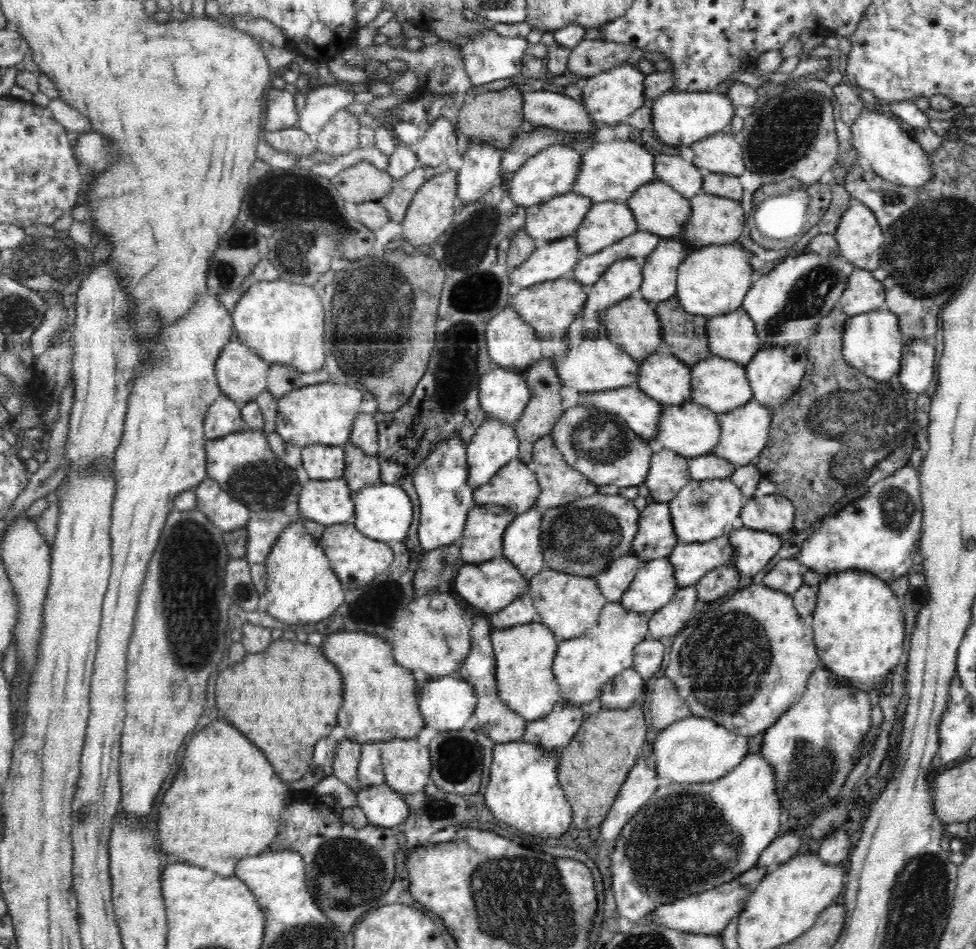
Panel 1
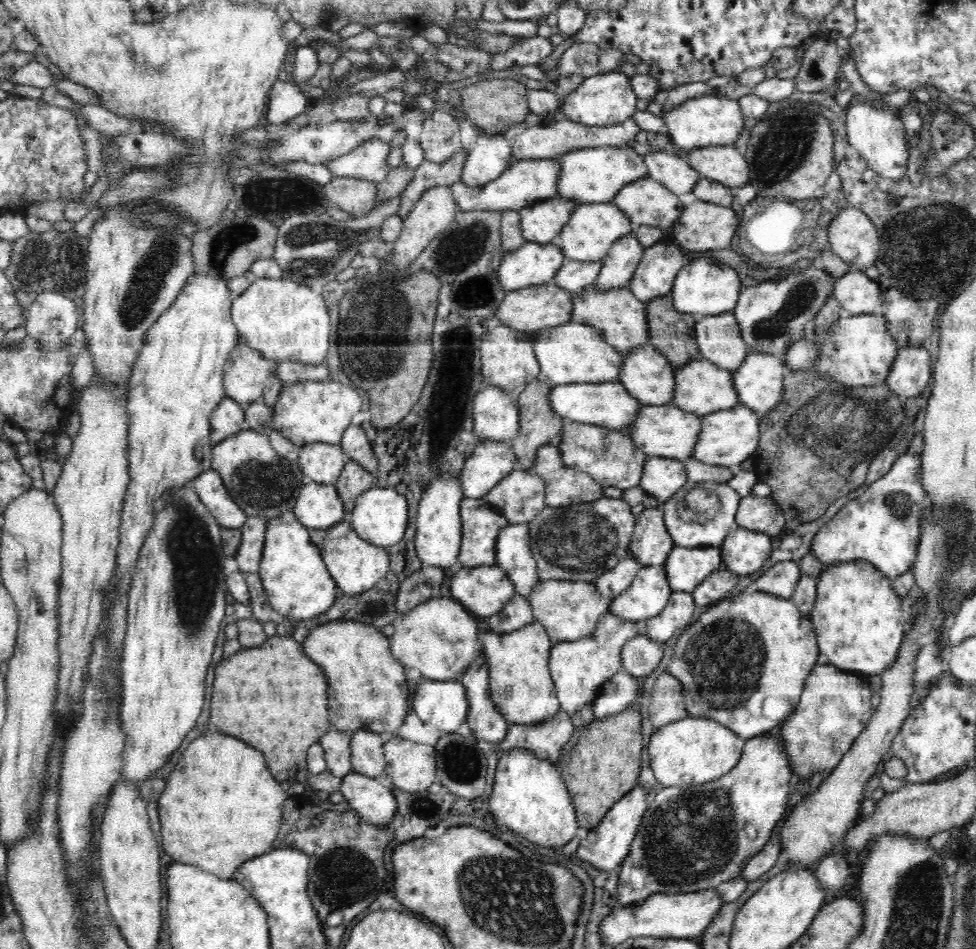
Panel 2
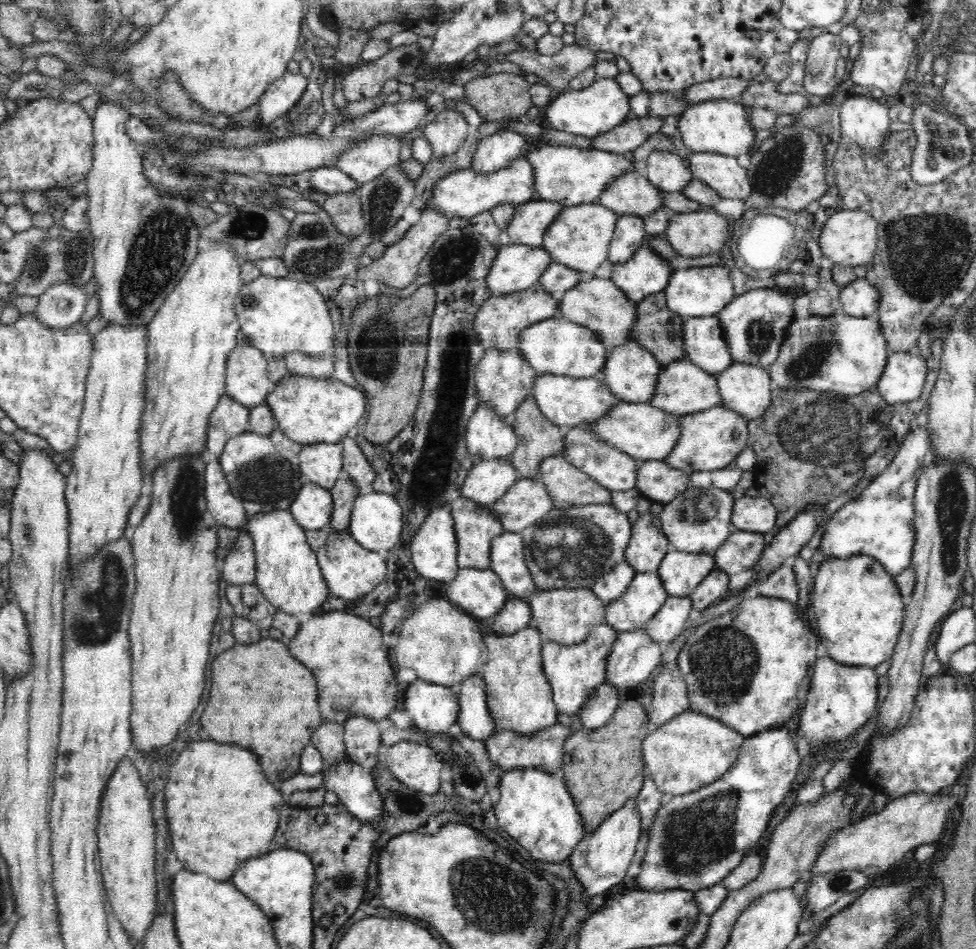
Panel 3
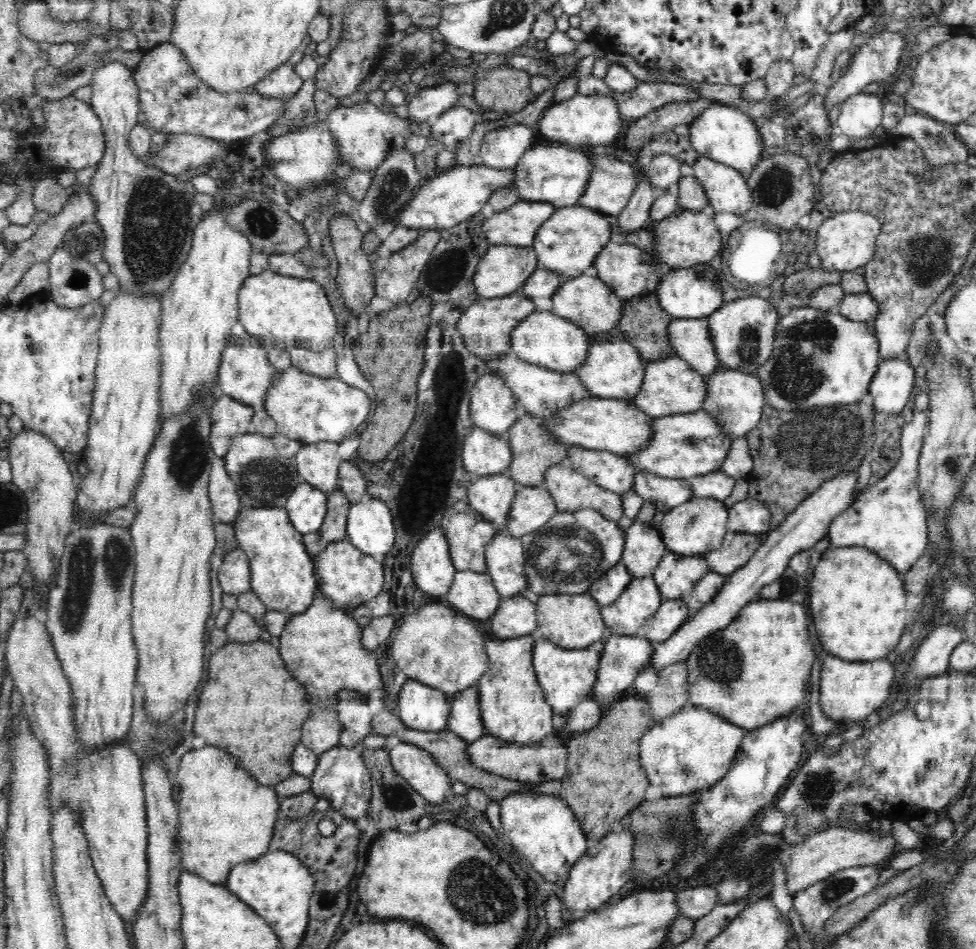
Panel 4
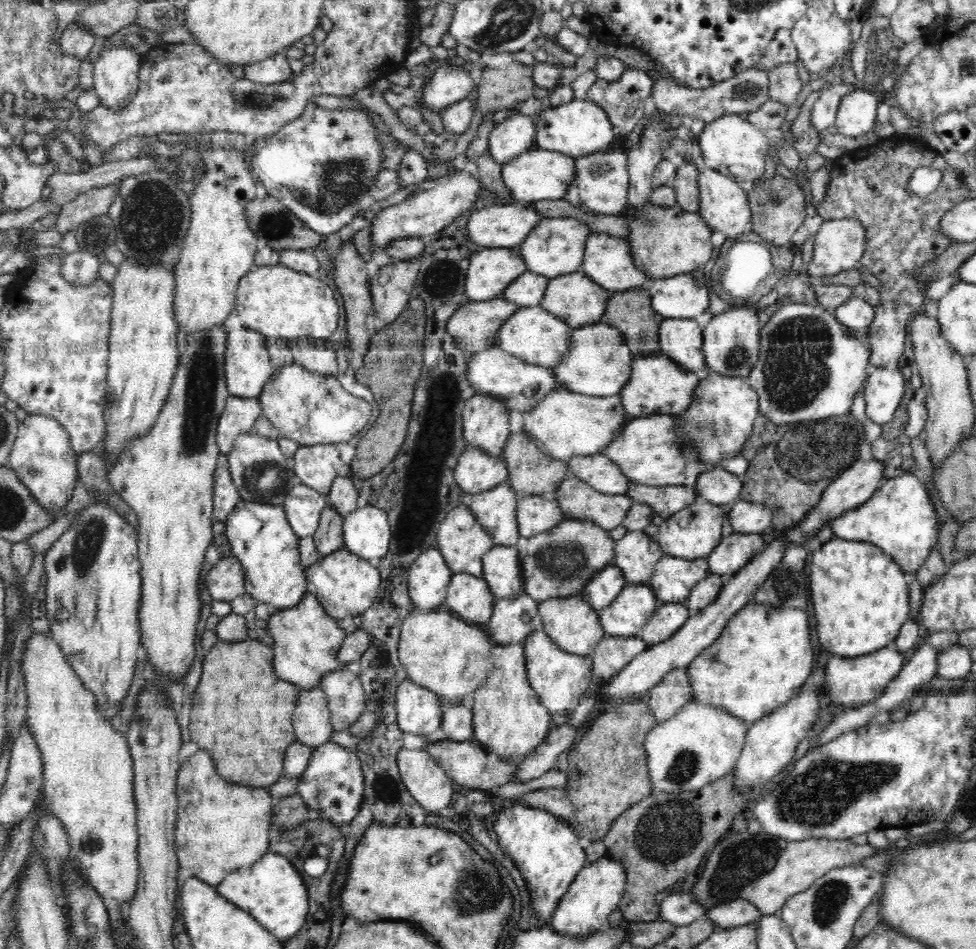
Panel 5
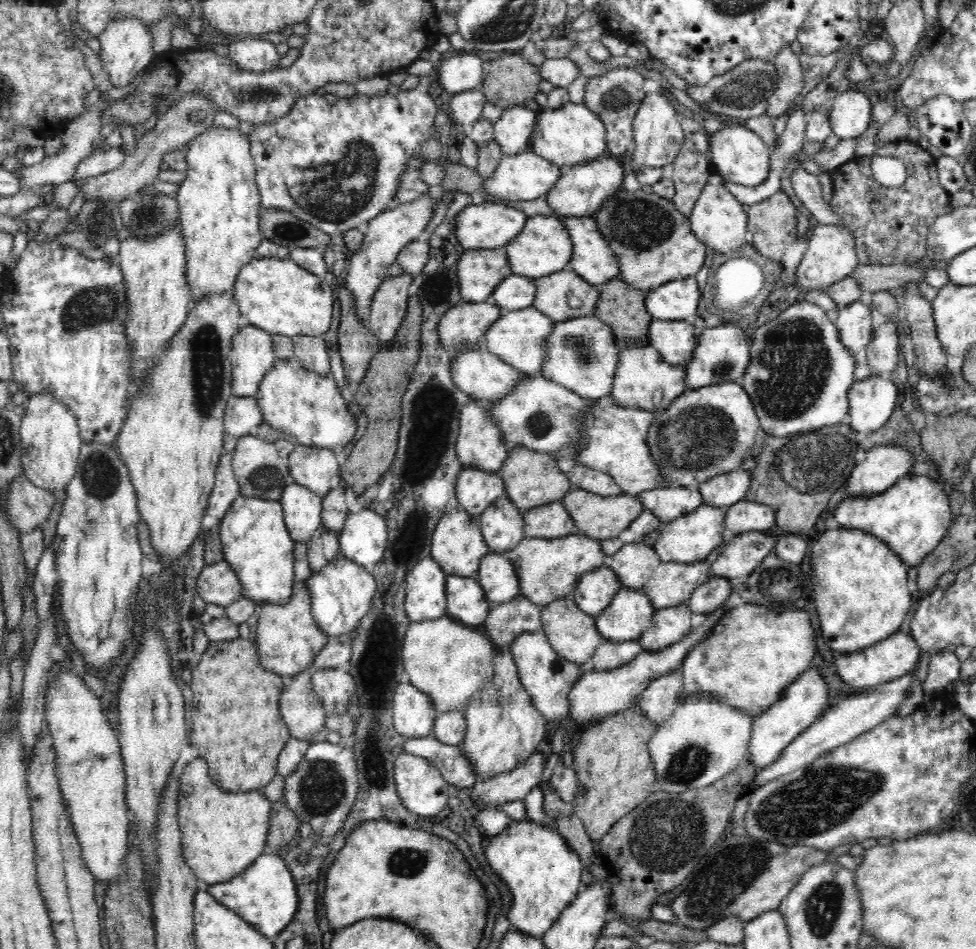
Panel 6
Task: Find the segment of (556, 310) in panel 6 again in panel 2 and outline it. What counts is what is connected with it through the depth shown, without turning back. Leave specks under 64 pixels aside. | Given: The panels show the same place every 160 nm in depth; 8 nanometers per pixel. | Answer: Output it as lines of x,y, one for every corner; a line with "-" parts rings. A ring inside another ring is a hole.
594,286
594,289
583,289
581,293
573,295
571,320
600,329
604,340
624,356
649,340
646,305
628,288
614,287
600,291

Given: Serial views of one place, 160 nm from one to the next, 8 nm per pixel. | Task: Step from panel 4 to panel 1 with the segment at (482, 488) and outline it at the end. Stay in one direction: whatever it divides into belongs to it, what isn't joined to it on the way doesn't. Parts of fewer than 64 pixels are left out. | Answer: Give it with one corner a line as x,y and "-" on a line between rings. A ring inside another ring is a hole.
486,417
467,446
469,475
466,488
472,491
484,486
512,458
519,458
519,439
514,425

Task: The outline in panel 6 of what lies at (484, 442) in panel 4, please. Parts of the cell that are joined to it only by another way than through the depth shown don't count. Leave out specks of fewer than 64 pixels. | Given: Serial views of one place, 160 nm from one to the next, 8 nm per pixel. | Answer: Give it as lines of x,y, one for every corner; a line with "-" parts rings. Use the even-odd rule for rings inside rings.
475,466
464,467
456,480
459,508
476,519
504,494
504,481
498,472
486,472

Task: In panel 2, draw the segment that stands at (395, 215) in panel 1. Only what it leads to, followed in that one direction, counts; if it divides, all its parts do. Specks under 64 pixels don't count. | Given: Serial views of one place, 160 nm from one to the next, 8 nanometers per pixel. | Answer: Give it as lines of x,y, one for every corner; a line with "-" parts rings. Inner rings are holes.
462,149
455,152
448,161
442,163
432,163
428,160
422,162
422,165
414,170
414,178
406,186
406,190
400,194
398,215
406,219
412,212
414,204
420,200
426,190
434,186
449,186
460,181
466,160
466,150

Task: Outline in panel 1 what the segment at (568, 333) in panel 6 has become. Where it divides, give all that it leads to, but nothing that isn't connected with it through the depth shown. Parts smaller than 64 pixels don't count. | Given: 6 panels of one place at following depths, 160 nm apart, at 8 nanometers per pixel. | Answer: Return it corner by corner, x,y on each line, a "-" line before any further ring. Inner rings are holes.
665,351
638,361
635,386
657,402
682,405
692,396
692,366

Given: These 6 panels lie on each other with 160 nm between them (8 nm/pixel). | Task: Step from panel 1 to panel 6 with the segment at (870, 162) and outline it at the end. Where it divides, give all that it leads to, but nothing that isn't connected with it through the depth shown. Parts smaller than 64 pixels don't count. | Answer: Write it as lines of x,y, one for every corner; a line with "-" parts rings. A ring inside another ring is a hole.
882,84
875,93
865,95
862,90
846,90
829,104
829,125
840,139
858,138
872,120
872,106
888,98

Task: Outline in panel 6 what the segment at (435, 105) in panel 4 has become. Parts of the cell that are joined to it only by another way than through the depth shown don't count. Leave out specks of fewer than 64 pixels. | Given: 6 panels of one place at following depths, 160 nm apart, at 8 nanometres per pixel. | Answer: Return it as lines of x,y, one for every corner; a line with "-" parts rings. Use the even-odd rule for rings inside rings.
465,53
438,61
434,73
435,79
449,94
479,88
484,80
484,61
479,53

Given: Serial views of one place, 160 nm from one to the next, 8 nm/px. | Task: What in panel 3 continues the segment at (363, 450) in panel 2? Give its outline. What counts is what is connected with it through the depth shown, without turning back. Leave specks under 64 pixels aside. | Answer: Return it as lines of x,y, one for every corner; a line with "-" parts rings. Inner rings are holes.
345,437
343,444
343,474
349,478
359,490
370,486
375,481
376,471
364,456
363,450
357,445
357,440

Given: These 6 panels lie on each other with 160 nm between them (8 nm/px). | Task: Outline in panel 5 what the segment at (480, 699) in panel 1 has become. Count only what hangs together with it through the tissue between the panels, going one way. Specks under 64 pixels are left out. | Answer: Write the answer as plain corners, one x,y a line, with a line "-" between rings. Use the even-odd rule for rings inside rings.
469,701
445,706
439,735
456,742
473,738
473,709

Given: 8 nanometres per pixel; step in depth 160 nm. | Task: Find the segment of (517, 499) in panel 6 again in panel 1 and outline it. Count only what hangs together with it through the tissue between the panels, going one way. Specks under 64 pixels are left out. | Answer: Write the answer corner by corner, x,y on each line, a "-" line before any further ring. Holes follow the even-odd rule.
548,354
546,358
542,358
538,363
525,372
528,389
532,392
530,401
524,409
522,416
514,424
516,438
519,439
519,460
523,463
530,462
533,454
534,444
544,436
551,435
556,422
559,422
560,416
564,413
562,407
562,398
560,390
562,384
556,367
554,367
554,358
552,354

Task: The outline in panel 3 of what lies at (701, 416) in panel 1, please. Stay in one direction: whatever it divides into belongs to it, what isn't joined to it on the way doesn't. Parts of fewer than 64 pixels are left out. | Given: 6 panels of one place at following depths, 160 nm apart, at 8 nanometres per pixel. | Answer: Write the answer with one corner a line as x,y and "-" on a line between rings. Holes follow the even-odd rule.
621,402
612,407
608,414
600,420
584,427
596,437
600,444
613,446
637,459
639,462
650,460
663,460
671,453
676,441
680,438
680,425
678,417
672,416
659,408
651,406
648,402

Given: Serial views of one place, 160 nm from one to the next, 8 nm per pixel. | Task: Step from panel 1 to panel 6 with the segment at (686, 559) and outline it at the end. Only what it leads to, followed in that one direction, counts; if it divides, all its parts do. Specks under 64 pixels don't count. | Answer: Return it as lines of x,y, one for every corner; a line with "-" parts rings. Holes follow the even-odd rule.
706,560
691,563
661,562
652,571
643,590
656,610
682,605
698,586
709,579
709,569

